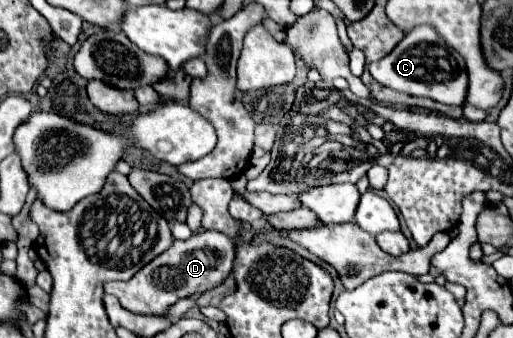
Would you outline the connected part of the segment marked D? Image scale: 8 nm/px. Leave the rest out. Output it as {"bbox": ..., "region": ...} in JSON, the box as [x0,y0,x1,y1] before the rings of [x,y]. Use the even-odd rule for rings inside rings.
{"bbox":[104,231,234,315],"region":[[[200,231],[186,241],[174,241],[164,253],[152,259],[152,263],[144,265],[132,279],[106,283],[104,291],[116,295],[122,307],[126,307],[132,313],[162,315],[178,299],[218,287],[230,275],[232,259],[234,259],[234,243],[226,235],[218,231]]]}

